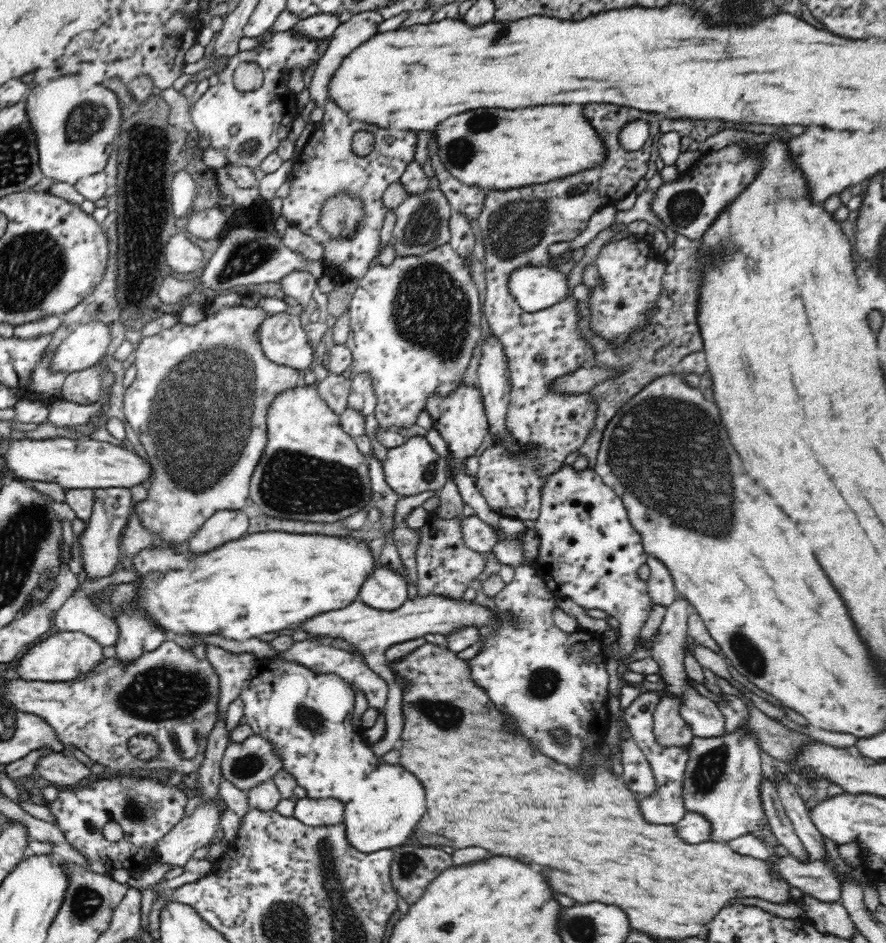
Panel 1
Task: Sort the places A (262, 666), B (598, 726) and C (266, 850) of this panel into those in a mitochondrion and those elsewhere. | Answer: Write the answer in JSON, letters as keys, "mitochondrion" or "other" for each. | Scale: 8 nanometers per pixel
{"A":"other","B":"other","C":"other"}

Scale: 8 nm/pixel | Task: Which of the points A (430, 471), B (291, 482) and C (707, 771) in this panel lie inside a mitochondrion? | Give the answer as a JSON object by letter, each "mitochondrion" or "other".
{"A":"mitochondrion","B":"mitochondrion","C":"mitochondrion"}

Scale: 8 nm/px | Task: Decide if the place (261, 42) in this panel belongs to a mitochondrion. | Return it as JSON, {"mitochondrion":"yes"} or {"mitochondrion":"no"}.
{"mitochondrion":"no"}

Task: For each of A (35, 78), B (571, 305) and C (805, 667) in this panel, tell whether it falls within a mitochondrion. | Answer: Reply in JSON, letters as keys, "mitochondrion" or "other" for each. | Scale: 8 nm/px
{"A":"other","B":"other","C":"other"}

